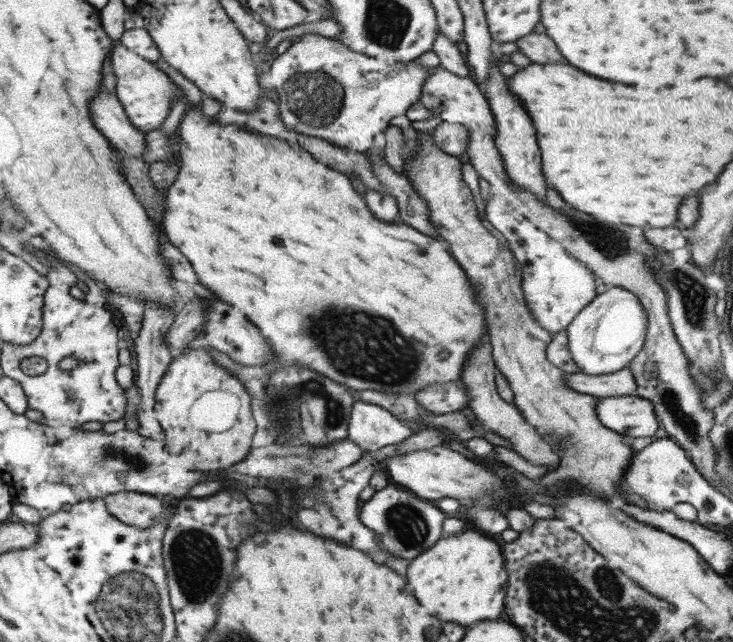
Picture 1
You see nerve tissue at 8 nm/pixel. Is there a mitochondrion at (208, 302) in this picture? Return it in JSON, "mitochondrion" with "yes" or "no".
{"mitochondrion":"no"}

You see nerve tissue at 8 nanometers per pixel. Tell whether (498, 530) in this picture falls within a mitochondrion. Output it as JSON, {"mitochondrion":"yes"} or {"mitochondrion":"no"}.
{"mitochondrion":"no"}

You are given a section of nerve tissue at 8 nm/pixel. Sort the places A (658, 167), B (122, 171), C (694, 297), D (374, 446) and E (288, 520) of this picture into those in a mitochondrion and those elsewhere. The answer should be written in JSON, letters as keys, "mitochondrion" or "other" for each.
{"A":"other","B":"other","C":"mitochondrion","D":"other","E":"other"}

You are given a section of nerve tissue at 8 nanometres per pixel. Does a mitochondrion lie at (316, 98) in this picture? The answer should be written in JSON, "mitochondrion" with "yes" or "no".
{"mitochondrion":"yes"}

